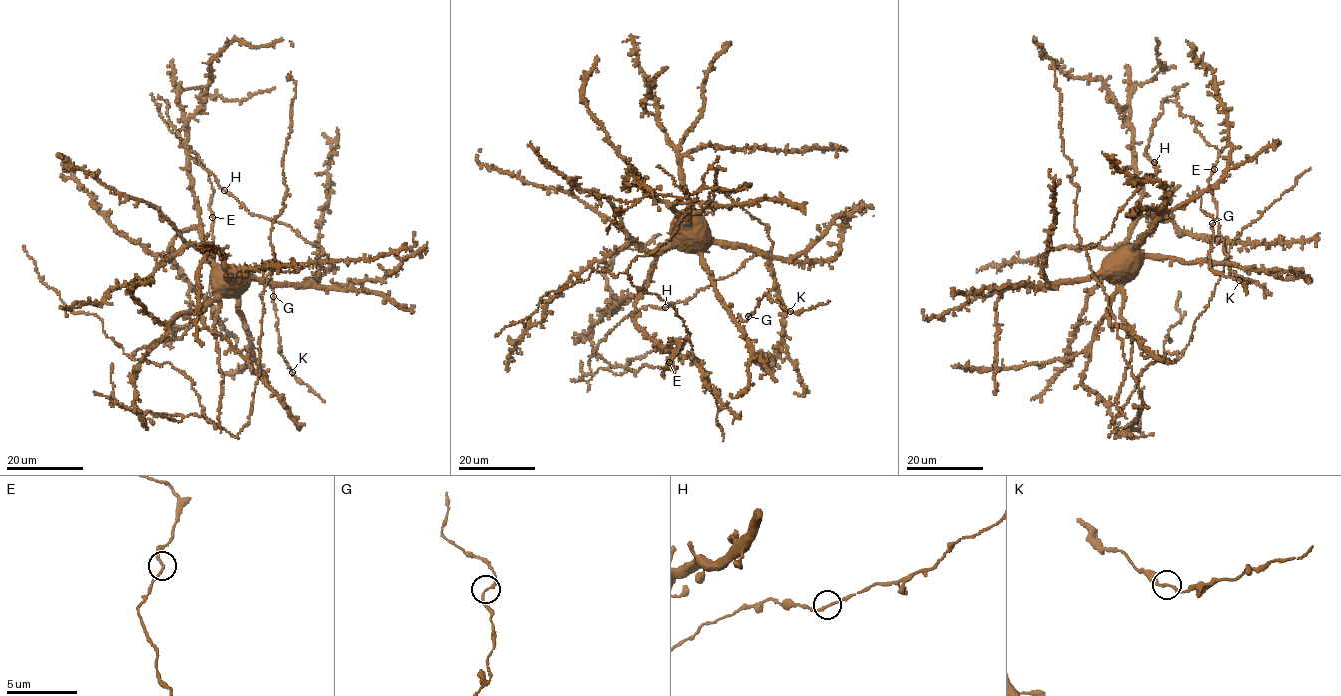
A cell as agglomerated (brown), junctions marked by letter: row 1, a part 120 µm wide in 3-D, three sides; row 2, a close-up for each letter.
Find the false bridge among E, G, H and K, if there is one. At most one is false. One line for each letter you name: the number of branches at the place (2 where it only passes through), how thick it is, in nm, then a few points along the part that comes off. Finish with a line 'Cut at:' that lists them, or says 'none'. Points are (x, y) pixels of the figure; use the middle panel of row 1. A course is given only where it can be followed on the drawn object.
Cut at: none

